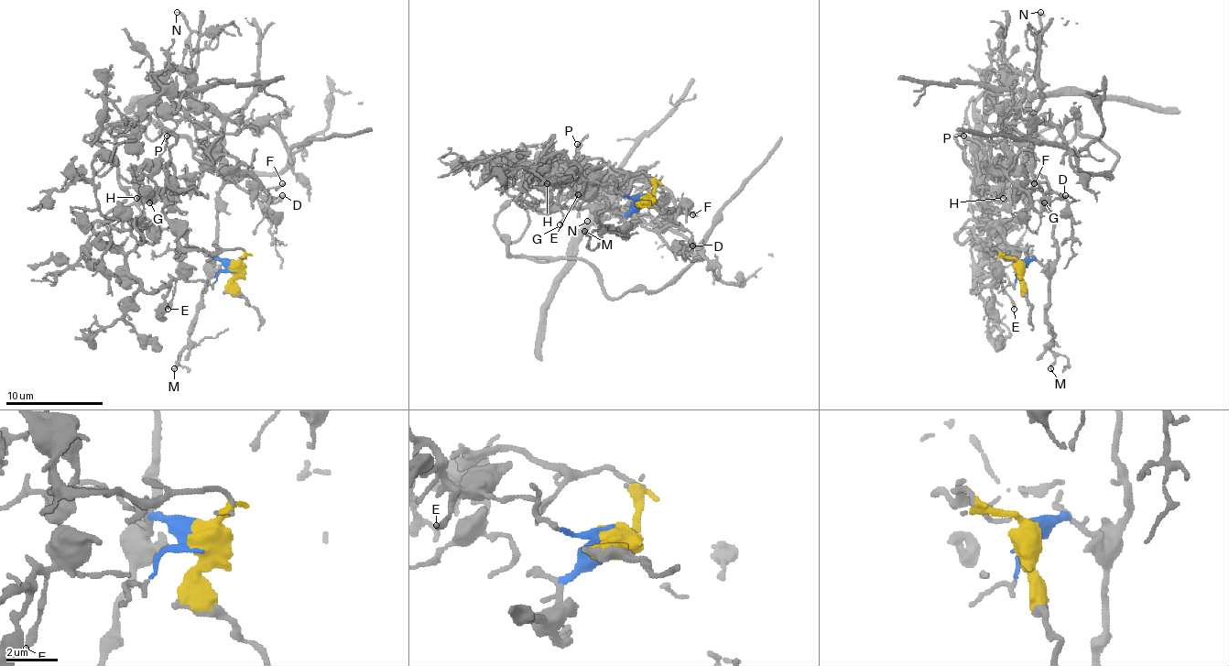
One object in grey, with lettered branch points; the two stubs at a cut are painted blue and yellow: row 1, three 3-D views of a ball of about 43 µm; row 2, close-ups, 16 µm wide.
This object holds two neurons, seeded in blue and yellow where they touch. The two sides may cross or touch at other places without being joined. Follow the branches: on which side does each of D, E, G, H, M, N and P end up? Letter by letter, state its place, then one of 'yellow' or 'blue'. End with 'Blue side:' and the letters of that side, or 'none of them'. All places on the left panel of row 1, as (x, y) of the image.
D: place (282, 195); blue
E: place (168, 309); yellow
G: place (149, 202); blue
H: place (136, 198); yellow
M: place (174, 368); blue
N: place (177, 12); blue
P: place (167, 136); yellow
Blue side: D, G, M, N

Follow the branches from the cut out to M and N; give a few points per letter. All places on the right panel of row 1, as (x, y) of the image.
M: (1017, 267), (1035, 259), (1045, 268), (1049, 289), (1047, 315), (1054, 364), (1049, 369)
N: (1017, 267), (1057, 256), (1054, 218), (1032, 171), (1035, 120), (1025, 93), (1035, 69), (1039, 13)

